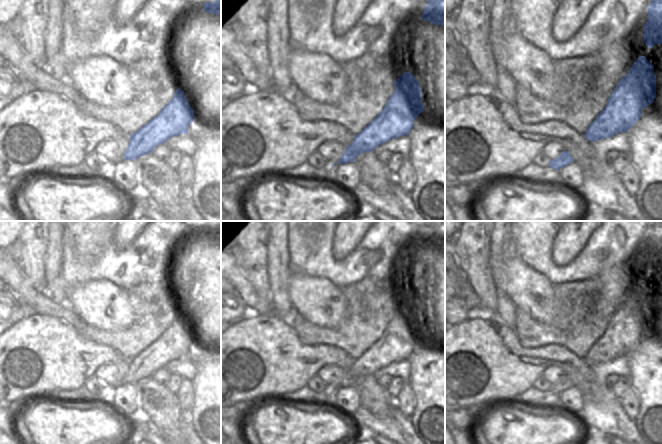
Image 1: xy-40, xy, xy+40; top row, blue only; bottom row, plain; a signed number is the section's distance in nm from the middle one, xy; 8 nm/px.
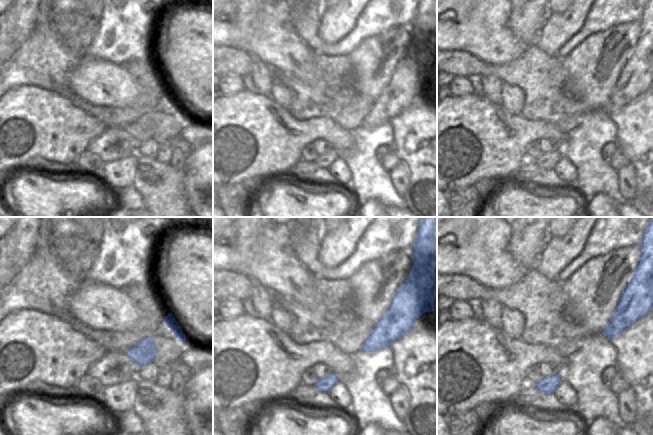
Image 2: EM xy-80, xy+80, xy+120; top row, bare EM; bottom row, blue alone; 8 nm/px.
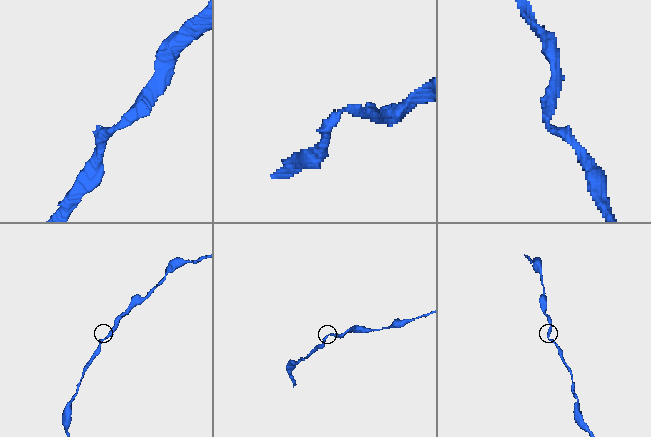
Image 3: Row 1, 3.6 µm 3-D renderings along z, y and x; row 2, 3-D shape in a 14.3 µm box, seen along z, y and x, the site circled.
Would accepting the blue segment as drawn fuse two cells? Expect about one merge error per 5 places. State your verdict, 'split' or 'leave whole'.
leave whole

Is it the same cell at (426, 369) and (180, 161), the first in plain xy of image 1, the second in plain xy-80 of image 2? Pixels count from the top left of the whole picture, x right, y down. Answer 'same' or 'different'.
different

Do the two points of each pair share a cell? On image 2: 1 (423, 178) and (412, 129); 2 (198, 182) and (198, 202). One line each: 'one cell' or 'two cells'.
1: one cell
2: one cell

